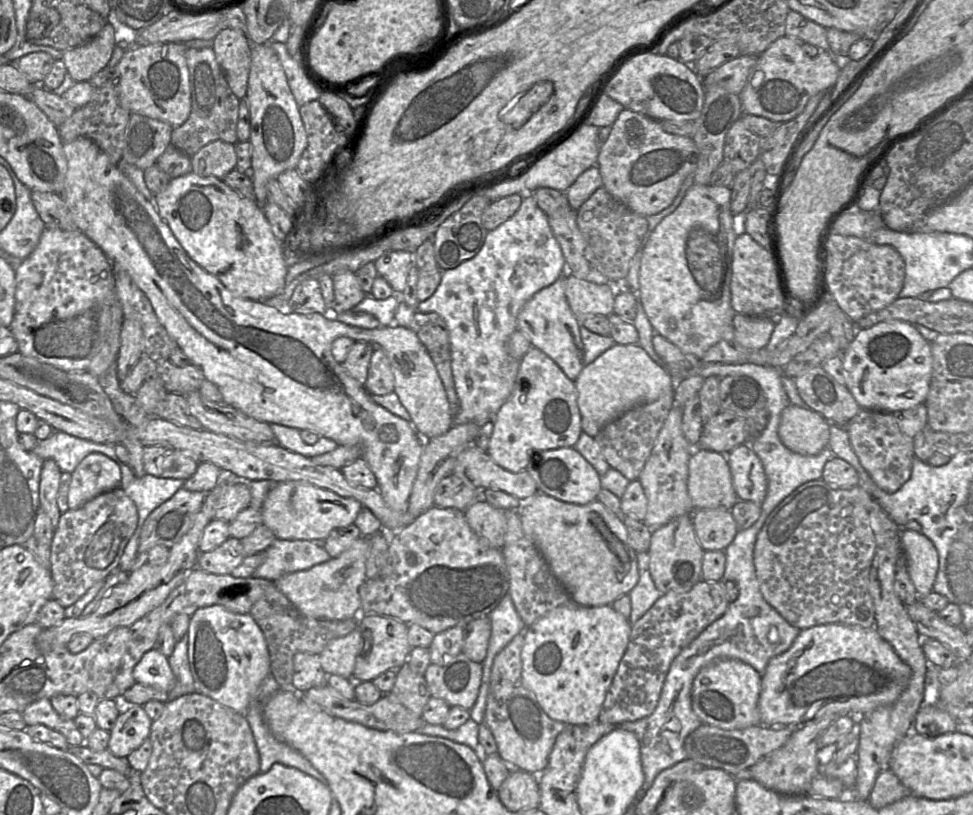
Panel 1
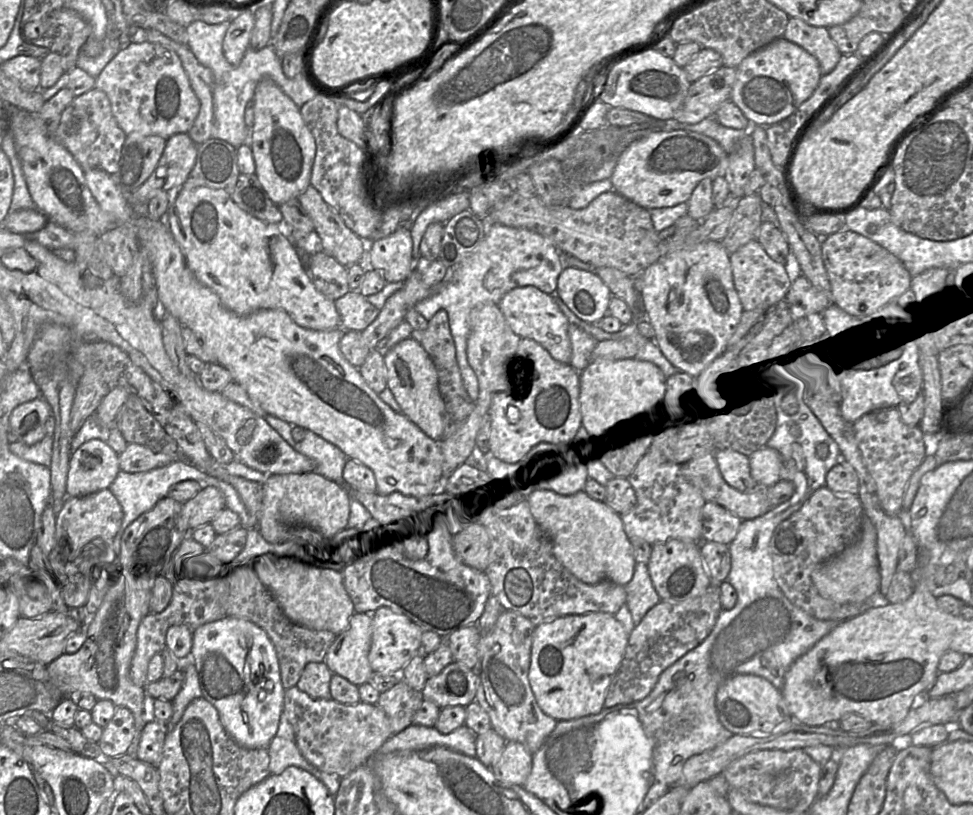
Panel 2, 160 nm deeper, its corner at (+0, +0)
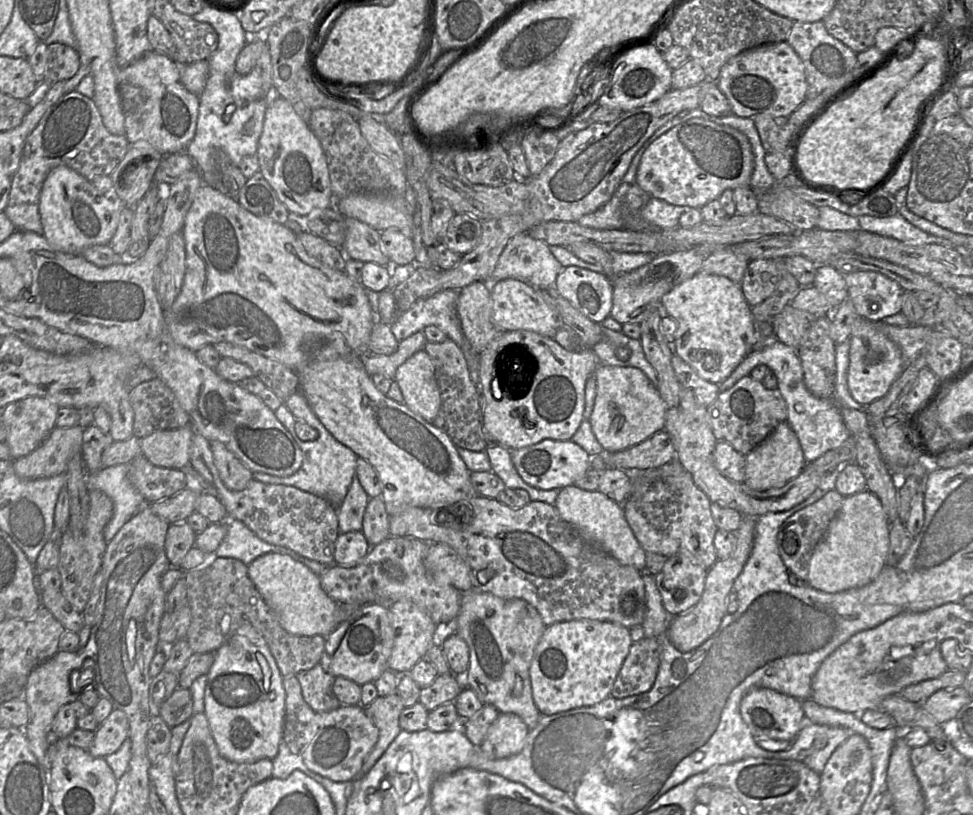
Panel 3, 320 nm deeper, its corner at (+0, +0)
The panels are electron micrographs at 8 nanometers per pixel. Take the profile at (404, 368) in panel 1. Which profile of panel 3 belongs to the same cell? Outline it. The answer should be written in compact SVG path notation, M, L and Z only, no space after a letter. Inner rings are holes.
M422 349L401 364L393 378L404 398L404 404L427 422L437 416L441 398L435 368L427 352Z

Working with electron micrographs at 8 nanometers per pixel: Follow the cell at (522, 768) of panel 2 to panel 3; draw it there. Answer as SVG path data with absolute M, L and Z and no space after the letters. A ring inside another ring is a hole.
M500 713L479 747L490 759L504 759L523 749L529 729L516 714Z

